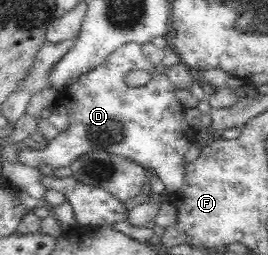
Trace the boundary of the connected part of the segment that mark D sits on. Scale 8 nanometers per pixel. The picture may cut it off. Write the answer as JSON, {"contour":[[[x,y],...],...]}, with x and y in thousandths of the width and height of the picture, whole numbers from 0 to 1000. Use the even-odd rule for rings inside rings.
{"contour":[[[504,165],[451,176],[377,255],[235,345],[250,357],[265,498],[179,549],[168,584],[67,584],[67,631],[138,663],[175,643],[205,667],[257,651],[317,600],[396,592],[500,631],[545,667],[567,663],[631,757],[668,749],[690,694],[690,604],[724,553],[720,502],[690,471],[690,424],[653,376],[660,345],[631,302],[578,282],[582,255],[549,231],[526,176]],[[504,275],[556,282],[571,302],[534,341],[474,337],[463,302]]]}

